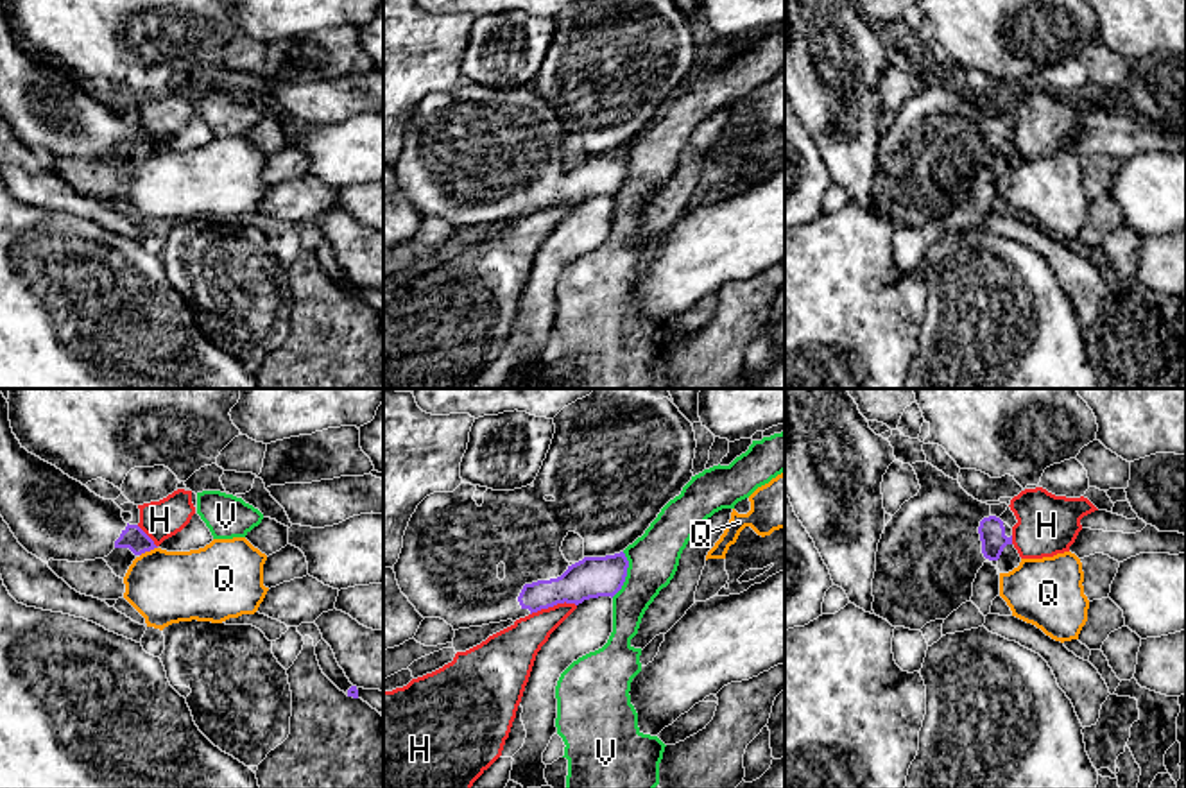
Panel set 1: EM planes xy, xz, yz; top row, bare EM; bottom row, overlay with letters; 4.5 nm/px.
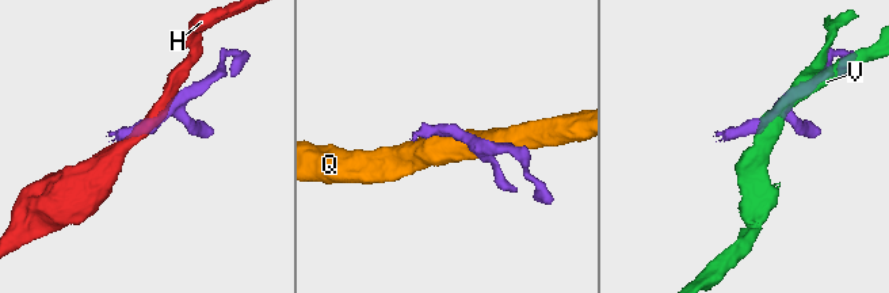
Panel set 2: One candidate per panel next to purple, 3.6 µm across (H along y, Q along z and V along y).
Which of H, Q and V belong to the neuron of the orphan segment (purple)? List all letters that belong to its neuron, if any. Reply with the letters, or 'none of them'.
none of them

